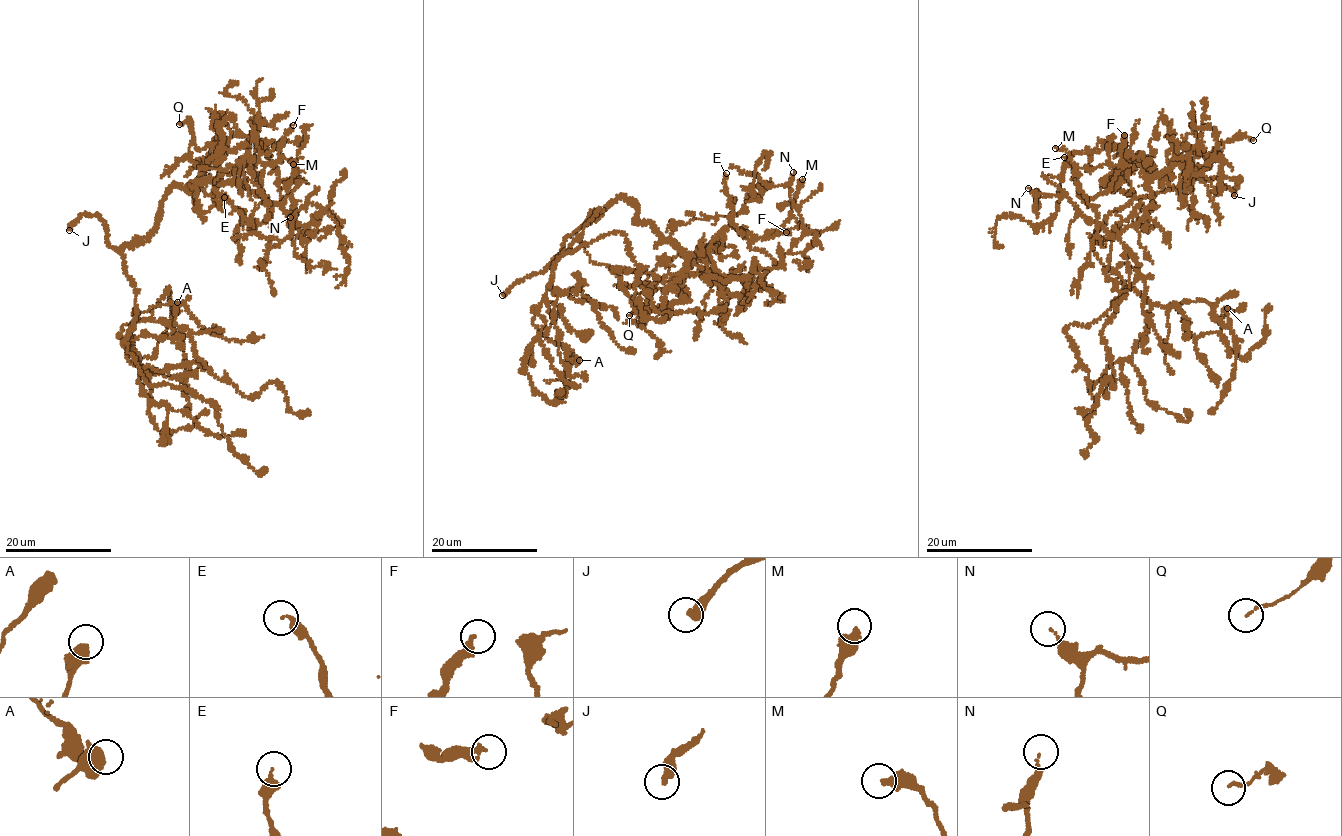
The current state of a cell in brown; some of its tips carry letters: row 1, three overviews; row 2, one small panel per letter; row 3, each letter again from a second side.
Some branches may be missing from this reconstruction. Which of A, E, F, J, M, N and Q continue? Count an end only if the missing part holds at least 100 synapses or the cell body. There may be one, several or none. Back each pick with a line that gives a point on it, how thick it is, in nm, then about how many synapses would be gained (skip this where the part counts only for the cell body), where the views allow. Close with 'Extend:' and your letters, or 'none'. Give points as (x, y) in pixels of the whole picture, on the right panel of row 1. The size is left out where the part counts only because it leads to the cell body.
J: at (1234, 195); 320 nm thick
Extend: J

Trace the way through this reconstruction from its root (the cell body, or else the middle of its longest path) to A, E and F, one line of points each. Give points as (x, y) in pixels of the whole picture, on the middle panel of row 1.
A: (611, 205), (585, 223), (591, 212), (600, 210), (535, 308), (567, 366), (579, 360)
E: (611, 205), (622, 198), (636, 223), (704, 252), (728, 227), (747, 233), (731, 220), (726, 173)
F: (611, 205), (627, 201), (636, 223), (655, 225), (686, 251), (704, 252), (731, 226), (759, 237), (786, 232)

